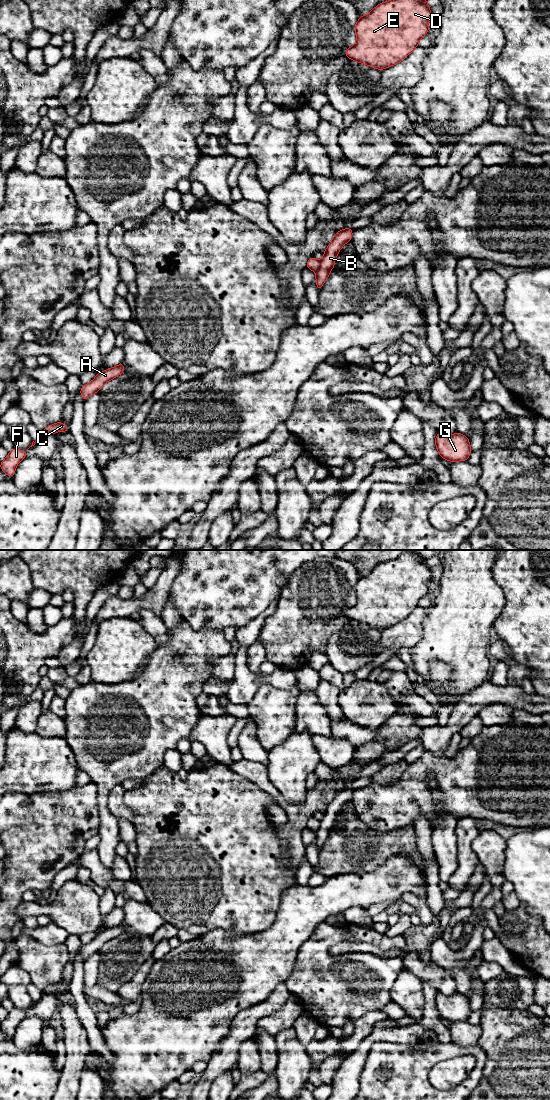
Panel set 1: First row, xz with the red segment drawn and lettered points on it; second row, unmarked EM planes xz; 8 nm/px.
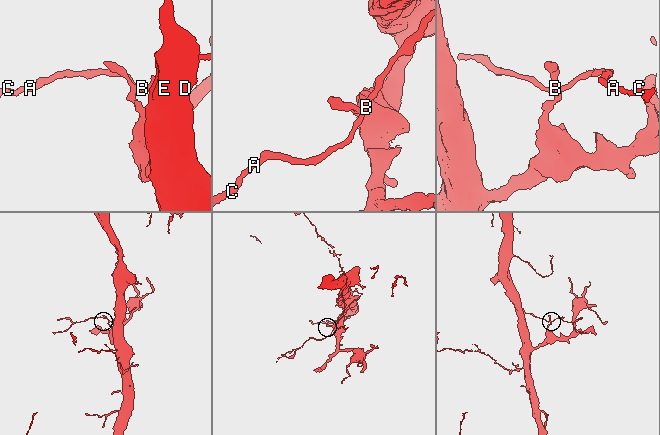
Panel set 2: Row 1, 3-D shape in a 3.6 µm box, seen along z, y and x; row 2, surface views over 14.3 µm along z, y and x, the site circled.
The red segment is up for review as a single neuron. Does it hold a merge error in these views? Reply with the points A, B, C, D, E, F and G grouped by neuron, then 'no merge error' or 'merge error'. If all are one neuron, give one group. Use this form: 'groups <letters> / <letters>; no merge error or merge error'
groups A B C F / D E G; merge error

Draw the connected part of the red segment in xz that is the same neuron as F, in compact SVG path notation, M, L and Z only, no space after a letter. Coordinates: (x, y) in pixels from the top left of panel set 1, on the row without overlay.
M13 1008L7 1015L7 1017L0 1022L1 1030L9 1037L13 1038L18 1023L27 1017L27 1010L19 1010Z

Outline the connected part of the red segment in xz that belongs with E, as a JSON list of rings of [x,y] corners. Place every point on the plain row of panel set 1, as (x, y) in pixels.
[[[403,553],[398,558],[382,562],[354,586],[356,603],[345,610],[350,620],[383,630],[403,621],[418,607],[419,600],[429,591],[432,574],[427,559],[412,553]]]

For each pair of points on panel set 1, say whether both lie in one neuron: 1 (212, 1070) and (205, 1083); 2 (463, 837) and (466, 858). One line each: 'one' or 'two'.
1: one
2: one

